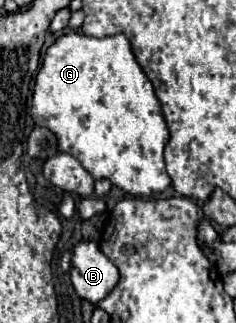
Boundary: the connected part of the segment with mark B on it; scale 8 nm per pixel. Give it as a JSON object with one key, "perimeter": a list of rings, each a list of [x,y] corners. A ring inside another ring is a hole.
{"perimeter":[[[79,242],[73,248],[71,282],[79,298],[101,302],[119,282],[119,270],[103,256],[97,242]]]}

